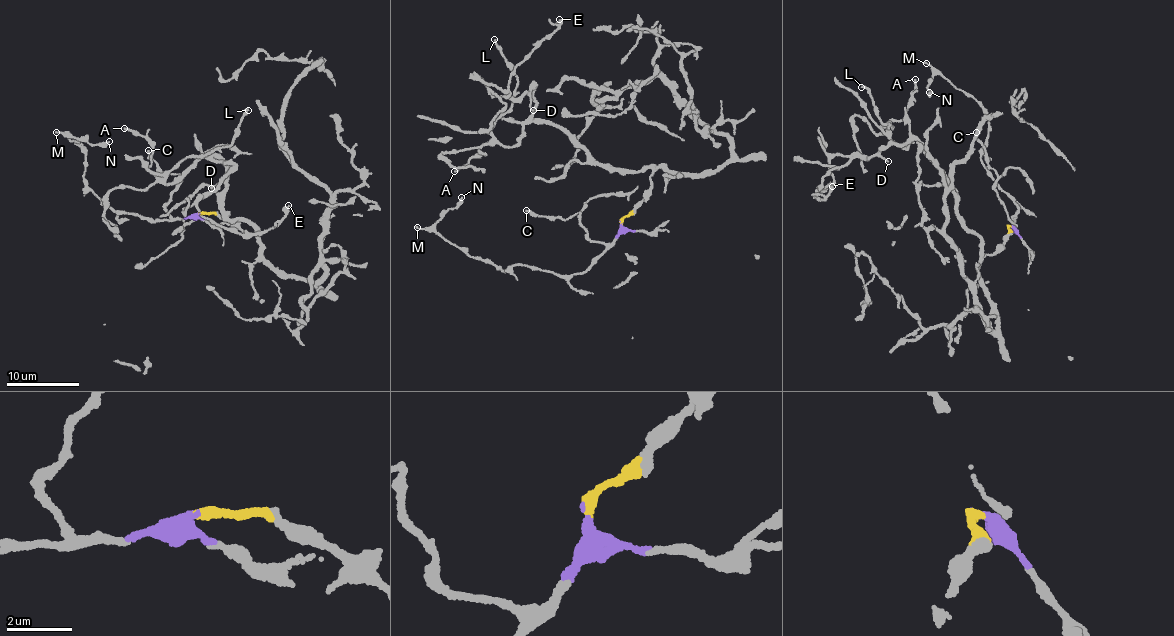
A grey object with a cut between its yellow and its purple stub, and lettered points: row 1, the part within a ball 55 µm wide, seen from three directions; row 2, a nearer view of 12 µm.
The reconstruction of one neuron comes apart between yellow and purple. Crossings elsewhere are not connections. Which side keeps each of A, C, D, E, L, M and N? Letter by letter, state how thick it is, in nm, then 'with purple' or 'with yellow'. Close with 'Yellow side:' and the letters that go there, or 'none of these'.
A: calibre 180 nm; with yellow
C: calibre 140 nm; with purple
D: calibre 130 nm; with yellow
E: calibre 340 nm; with yellow
L: calibre 160 nm; with yellow
M: calibre 130 nm; with purple
N: calibre 280 nm; with purple
Yellow side: A, D, E, L

